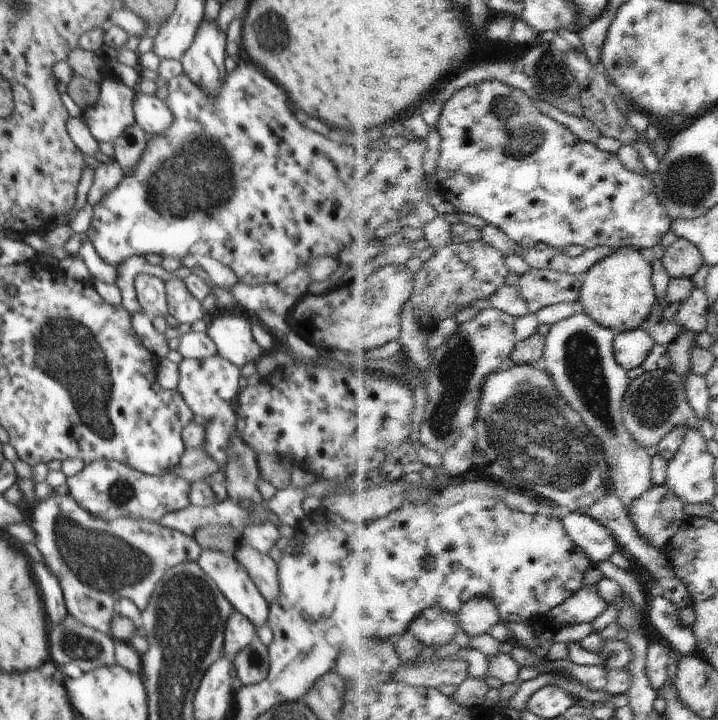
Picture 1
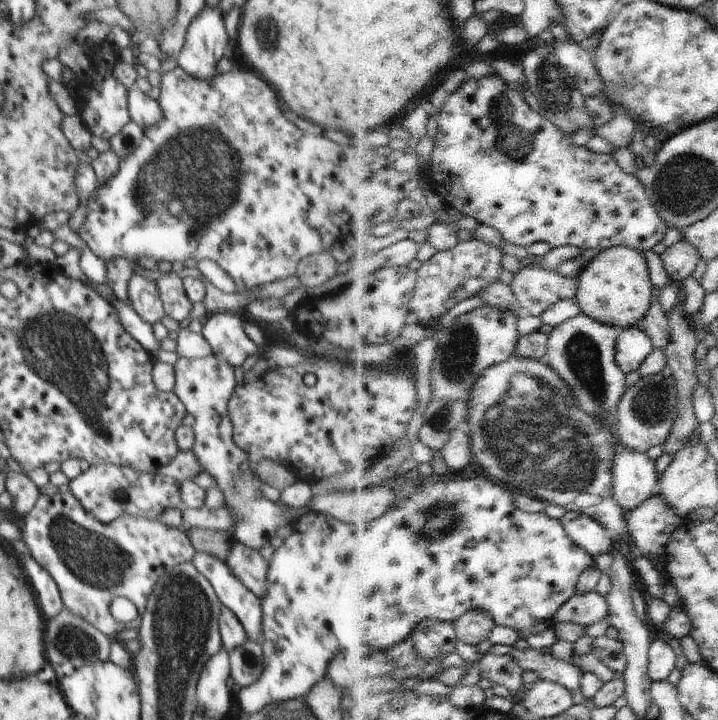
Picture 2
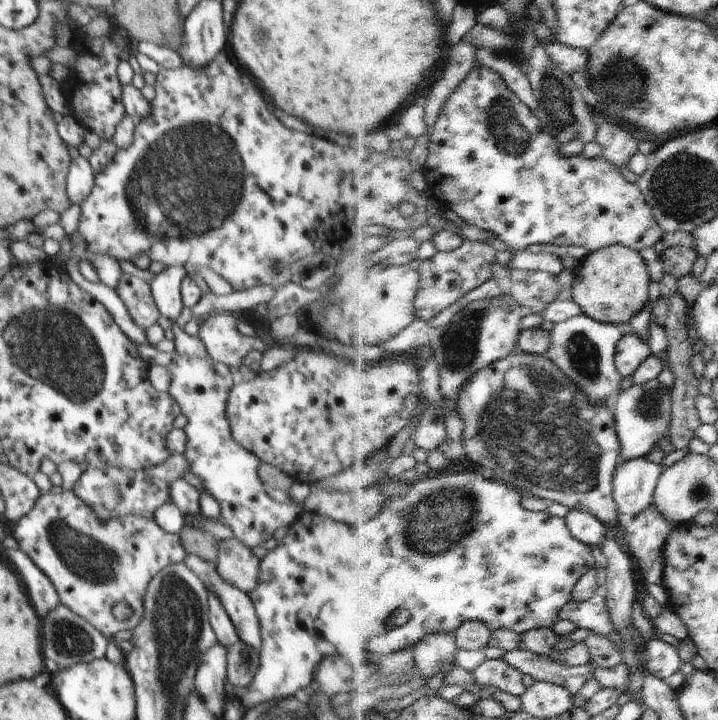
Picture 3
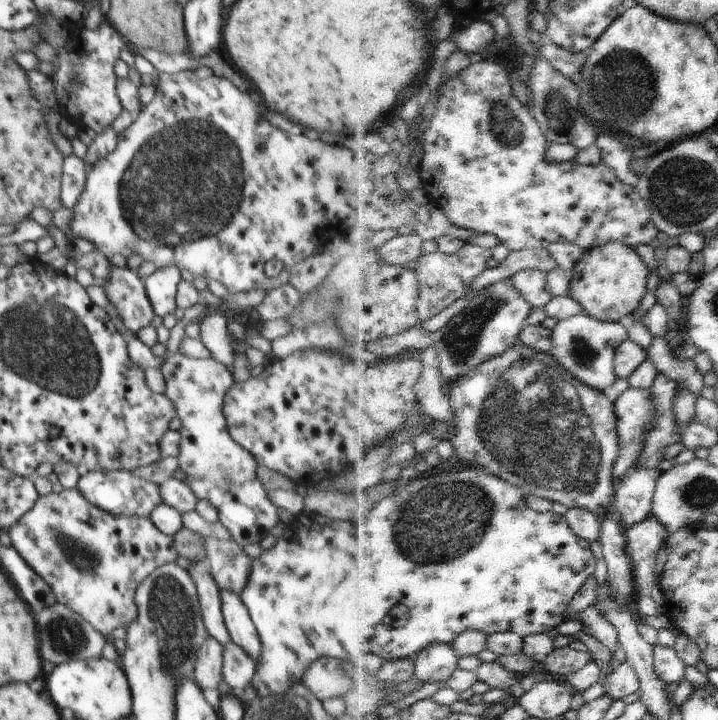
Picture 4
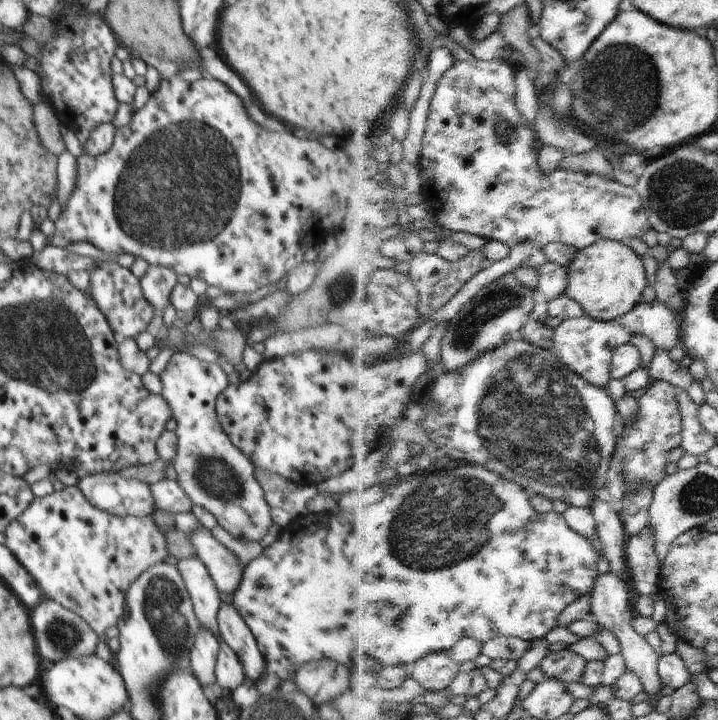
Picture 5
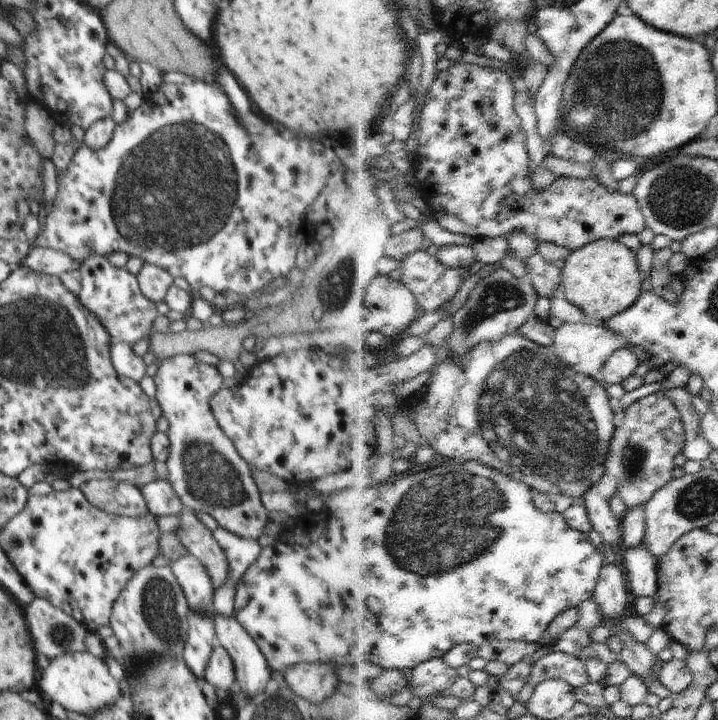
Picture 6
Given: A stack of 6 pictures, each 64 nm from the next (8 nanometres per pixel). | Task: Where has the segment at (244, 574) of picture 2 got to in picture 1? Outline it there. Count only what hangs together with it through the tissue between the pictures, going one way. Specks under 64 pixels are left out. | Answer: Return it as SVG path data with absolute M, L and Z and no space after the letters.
M241 543L238 550L235 550L234 558L240 566L244 566L252 582L258 584L260 594L263 594L269 604L274 604L280 594L278 564L267 554L262 554L245 543Z

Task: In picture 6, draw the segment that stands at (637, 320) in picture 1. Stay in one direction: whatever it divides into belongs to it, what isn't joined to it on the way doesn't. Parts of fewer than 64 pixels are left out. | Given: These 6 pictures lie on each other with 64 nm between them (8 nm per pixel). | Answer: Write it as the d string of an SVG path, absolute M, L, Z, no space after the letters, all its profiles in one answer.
M604 238L590 245L584 246L578 251L574 251L569 260L562 268L563 282L561 289L563 295L569 302L582 308L592 321L604 323L610 321L613 317L628 311L643 294L642 272L638 266L635 250L630 250L626 244L622 244L618 239Z

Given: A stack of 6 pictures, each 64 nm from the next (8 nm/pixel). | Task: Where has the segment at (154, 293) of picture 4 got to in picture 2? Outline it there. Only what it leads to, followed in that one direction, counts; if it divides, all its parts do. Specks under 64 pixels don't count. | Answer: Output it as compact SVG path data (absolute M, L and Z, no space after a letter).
M177 266L174 272L171 270L169 273L161 275L156 281L156 286L158 286L160 300L162 300L166 315L178 320L178 322L182 322L190 317L194 304L186 296L183 279L177 273L179 271L179 266Z

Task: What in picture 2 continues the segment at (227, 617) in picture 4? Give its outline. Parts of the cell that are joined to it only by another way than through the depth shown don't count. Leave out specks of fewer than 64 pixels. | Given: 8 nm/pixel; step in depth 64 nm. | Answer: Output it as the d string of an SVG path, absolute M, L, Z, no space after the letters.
M206 552L196 553L191 560L200 574L208 578L208 582L214 586L218 600L224 607L234 612L234 616L244 624L248 639L258 642L258 636L262 632L262 604L260 597L246 588L244 582L240 582L228 568L226 560L210 556Z

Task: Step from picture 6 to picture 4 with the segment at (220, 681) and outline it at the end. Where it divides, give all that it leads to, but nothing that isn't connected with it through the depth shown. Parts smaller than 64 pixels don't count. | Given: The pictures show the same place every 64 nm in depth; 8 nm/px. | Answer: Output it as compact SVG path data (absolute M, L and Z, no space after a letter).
M230 641L224 645L224 662L222 665L222 680L232 688L232 693L239 693L252 682L257 663Z

